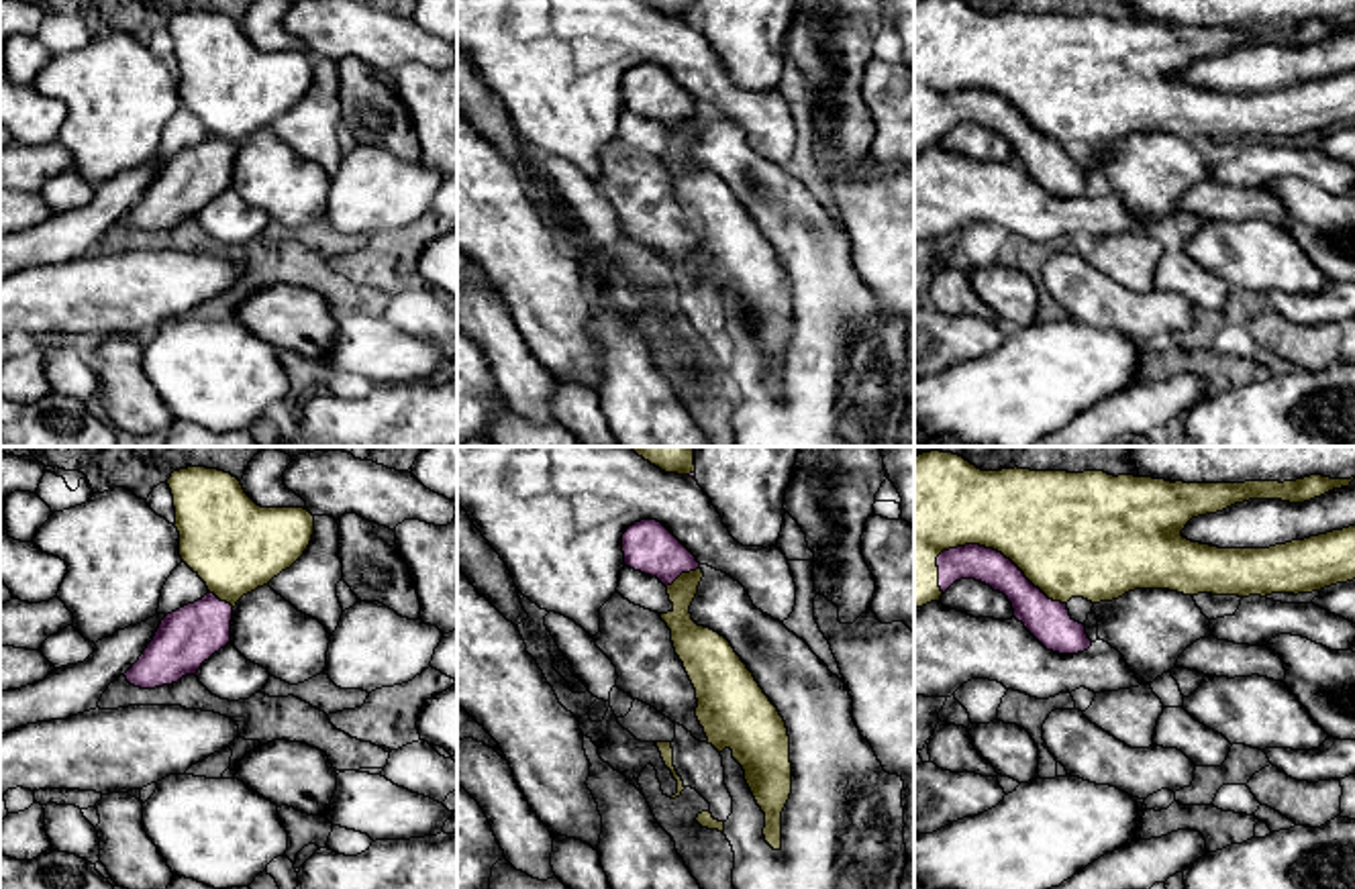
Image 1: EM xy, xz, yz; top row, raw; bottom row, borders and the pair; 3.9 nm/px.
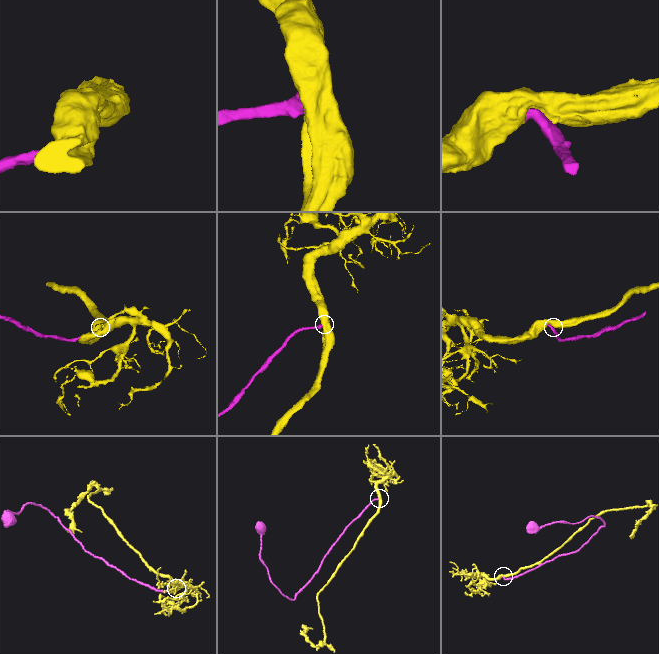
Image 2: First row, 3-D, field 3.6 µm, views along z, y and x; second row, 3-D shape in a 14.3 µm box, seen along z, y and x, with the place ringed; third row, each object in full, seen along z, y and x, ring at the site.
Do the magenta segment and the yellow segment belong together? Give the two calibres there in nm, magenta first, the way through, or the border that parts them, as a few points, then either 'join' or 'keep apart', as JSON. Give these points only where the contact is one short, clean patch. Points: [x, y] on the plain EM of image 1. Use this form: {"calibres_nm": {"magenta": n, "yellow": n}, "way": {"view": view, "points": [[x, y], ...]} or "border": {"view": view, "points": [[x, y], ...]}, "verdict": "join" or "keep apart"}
{"calibres_nm": {"magenta": 150, "yellow": 440}, "verdict": "join"}

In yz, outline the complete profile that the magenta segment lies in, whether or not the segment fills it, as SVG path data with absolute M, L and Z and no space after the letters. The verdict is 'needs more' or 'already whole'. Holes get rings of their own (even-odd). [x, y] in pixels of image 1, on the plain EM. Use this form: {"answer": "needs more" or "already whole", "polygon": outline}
{"answer": "needs more", "polygon": "M963 0L914 2L914 153L941 139L961 122L975 122L1008 141L1014 161L1047 192L1077 198L1092 190L1086 169L1069 159L1067 145L1084 141L1092 147L1112 145L1135 133L1169 133L1184 139L1271 139L1312 137L1355 122L1355 69L1292 84L1269 92L1218 92L1192 86L1182 73L1192 61L1222 55L1249 43L1282 43L1304 47L1333 33L1349 31L1351 22L1310 18L1296 24L1184 27L1104 14L982 14Z"}

